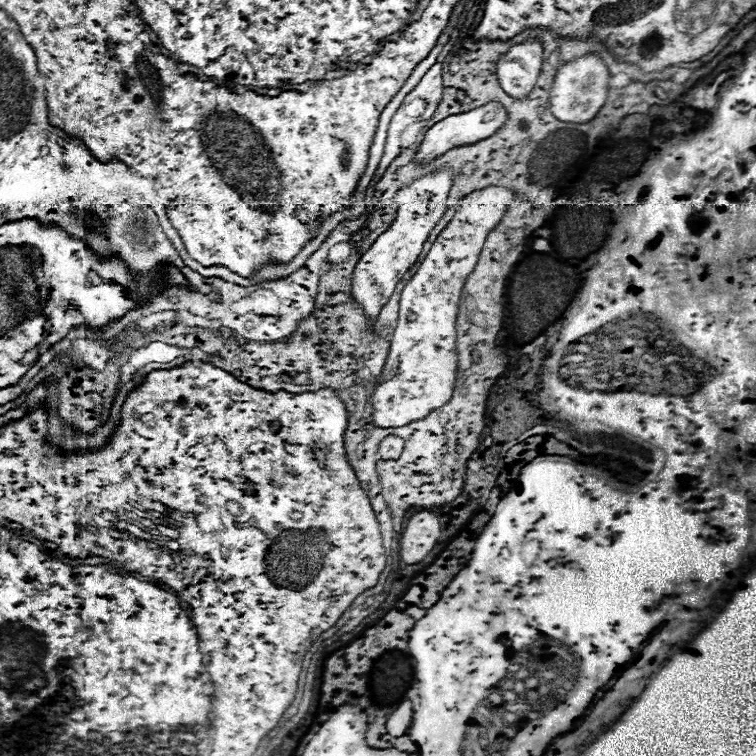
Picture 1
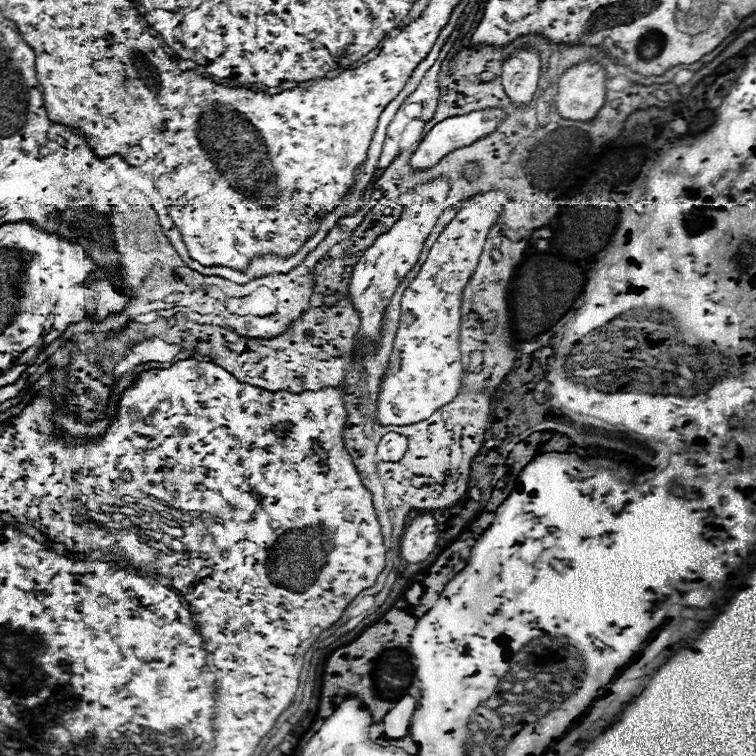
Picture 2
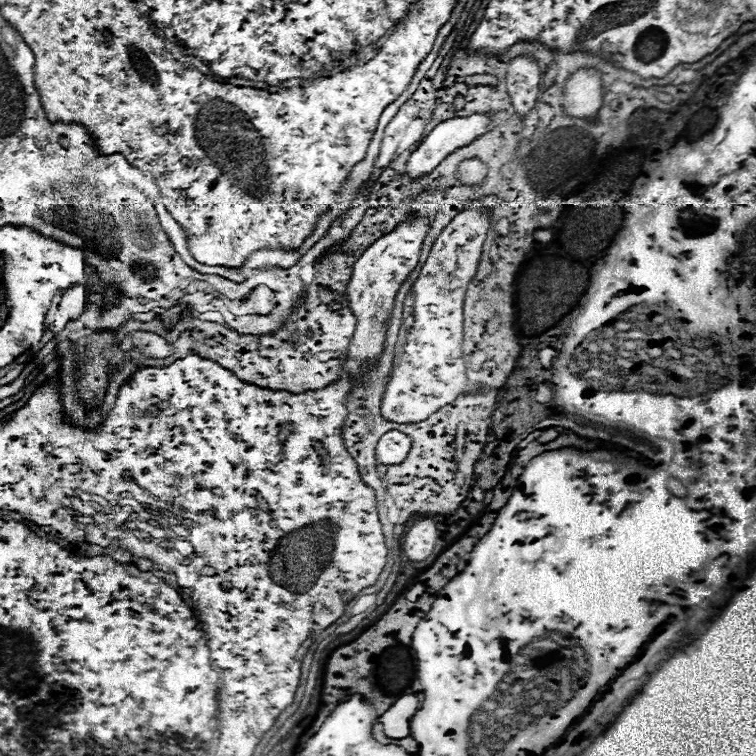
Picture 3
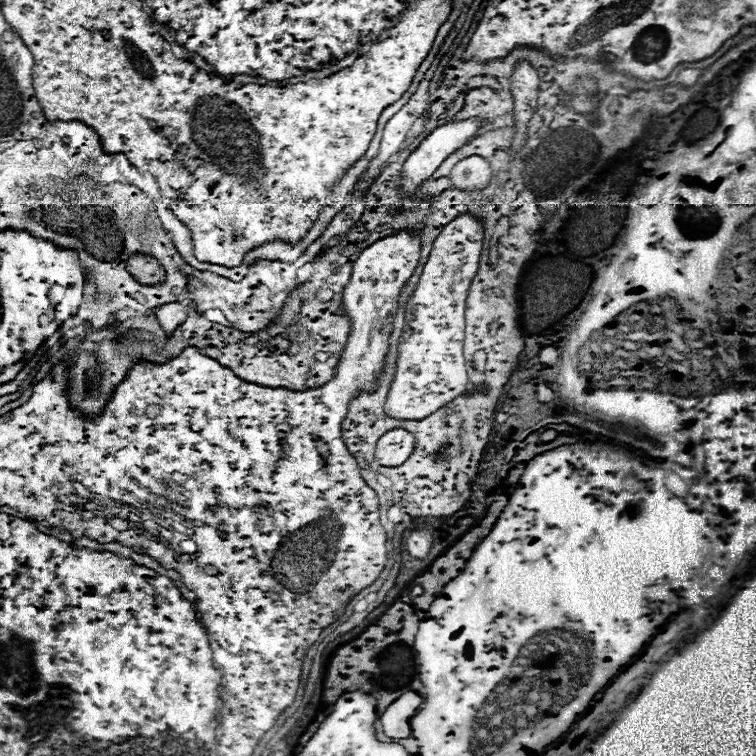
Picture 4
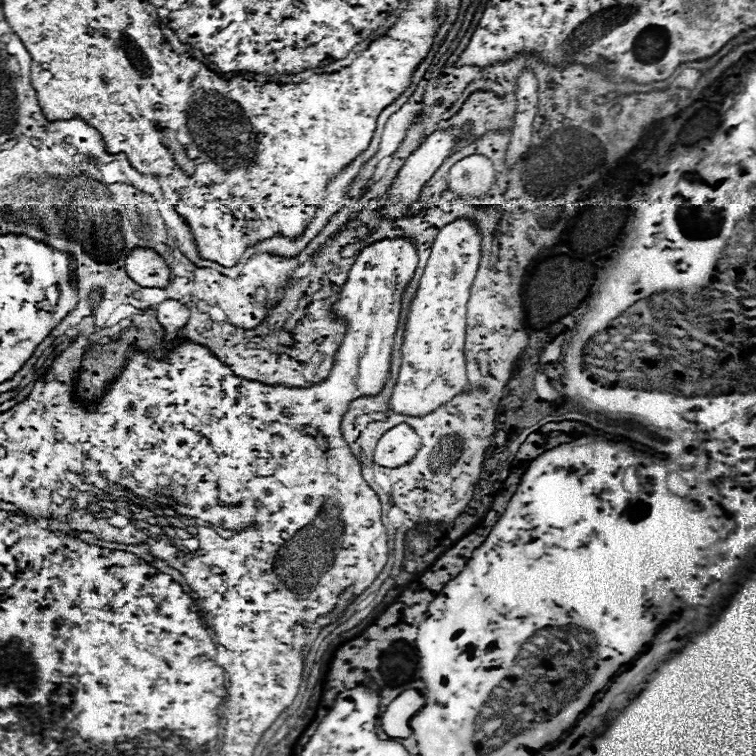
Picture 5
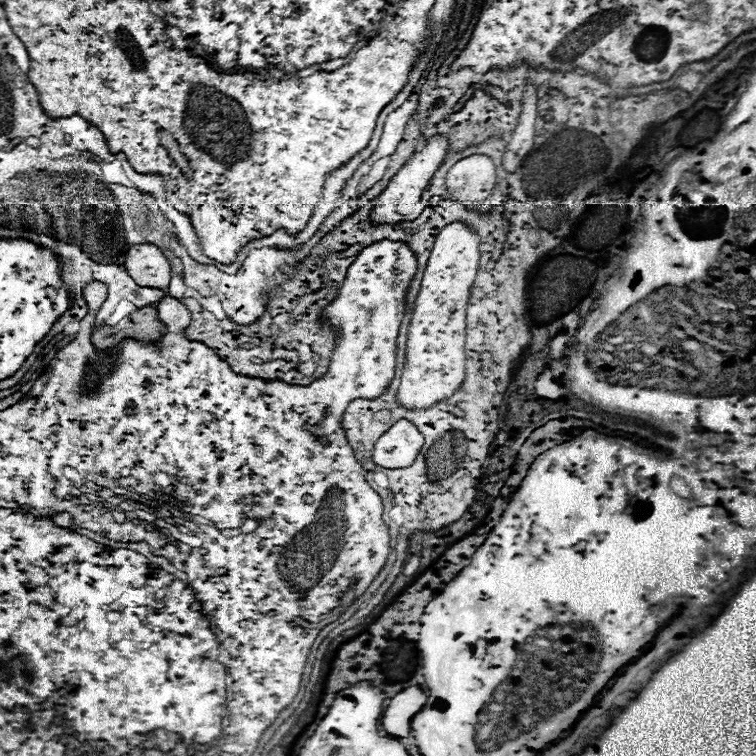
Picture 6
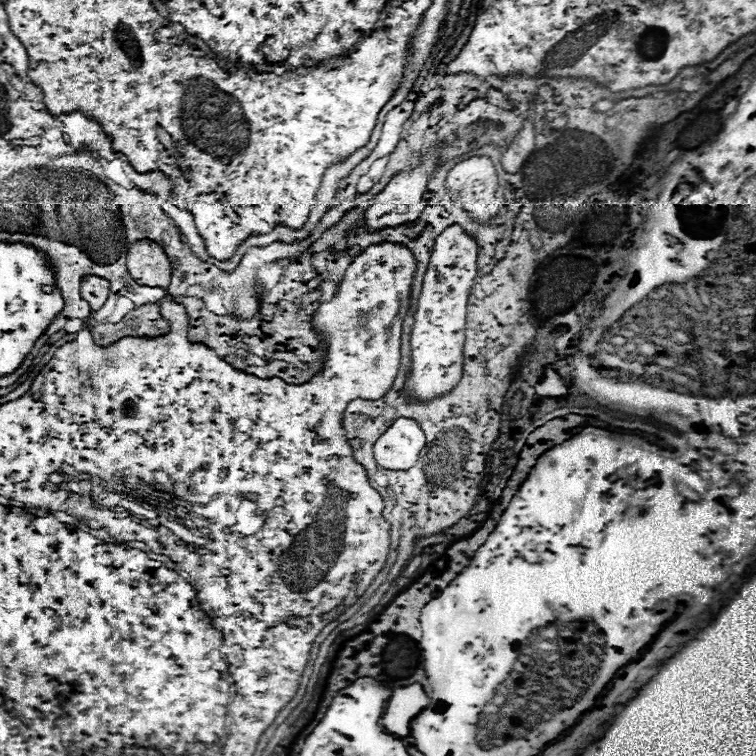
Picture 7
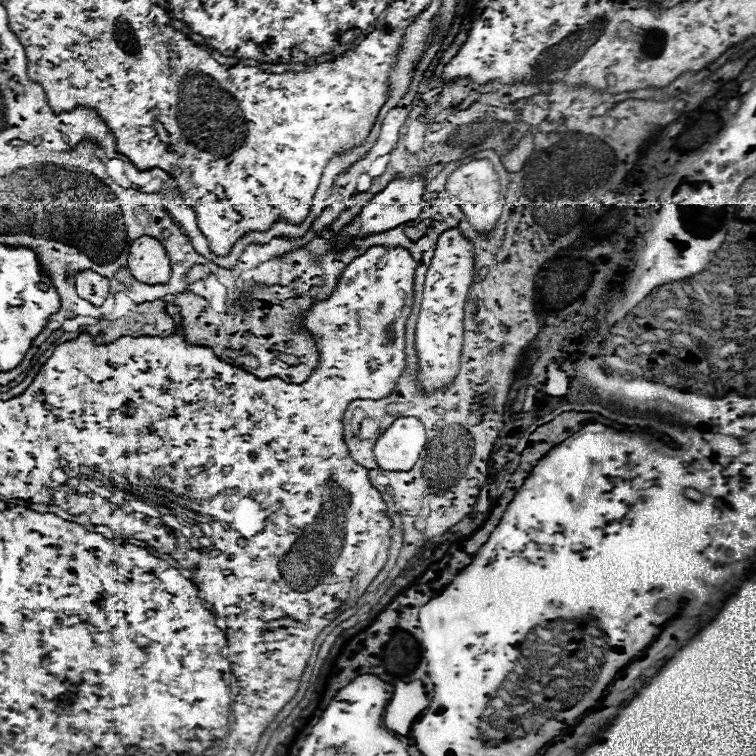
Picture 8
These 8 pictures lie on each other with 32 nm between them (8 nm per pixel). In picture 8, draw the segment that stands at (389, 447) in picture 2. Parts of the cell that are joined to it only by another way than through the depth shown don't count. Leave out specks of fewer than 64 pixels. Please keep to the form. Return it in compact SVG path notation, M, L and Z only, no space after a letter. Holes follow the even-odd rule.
M402 416L378 438L374 446L374 456L380 468L406 472L412 470L418 462L424 444L424 424L414 416Z

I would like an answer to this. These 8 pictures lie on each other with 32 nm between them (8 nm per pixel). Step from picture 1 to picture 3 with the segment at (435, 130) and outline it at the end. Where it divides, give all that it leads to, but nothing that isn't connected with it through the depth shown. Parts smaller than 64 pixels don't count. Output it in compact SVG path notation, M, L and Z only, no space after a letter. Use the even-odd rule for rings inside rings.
M472 114L468 118L452 118L438 124L410 154L406 162L406 174L412 180L430 174L448 154L452 154L452 150L466 146L468 142L486 134L490 128L490 116L482 114Z

